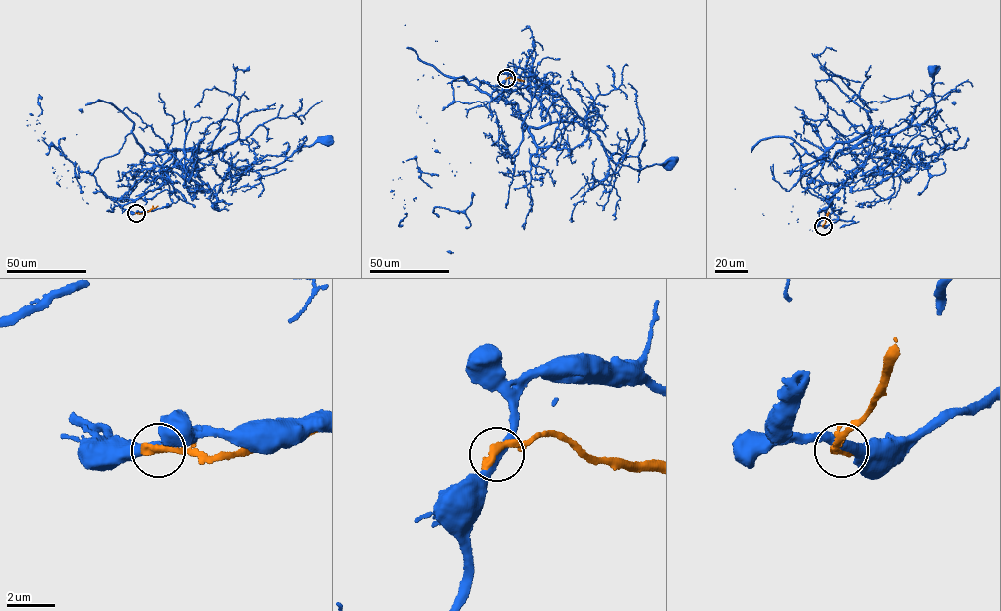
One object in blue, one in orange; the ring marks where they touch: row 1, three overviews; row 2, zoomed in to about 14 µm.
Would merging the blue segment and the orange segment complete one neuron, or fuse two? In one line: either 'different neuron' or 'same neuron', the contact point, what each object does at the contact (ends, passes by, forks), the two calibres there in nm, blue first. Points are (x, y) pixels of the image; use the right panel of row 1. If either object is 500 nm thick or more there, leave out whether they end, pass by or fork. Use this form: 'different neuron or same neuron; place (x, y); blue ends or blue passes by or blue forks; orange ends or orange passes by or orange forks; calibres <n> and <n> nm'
different neuron; place (823, 226); blue passes by; orange ends; calibres 360 and 400 nm

